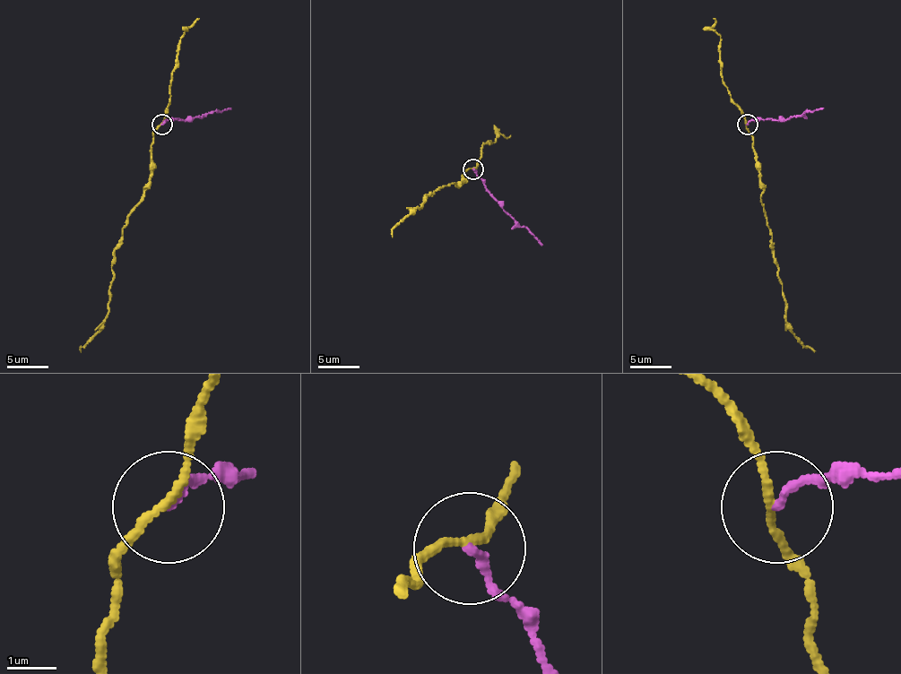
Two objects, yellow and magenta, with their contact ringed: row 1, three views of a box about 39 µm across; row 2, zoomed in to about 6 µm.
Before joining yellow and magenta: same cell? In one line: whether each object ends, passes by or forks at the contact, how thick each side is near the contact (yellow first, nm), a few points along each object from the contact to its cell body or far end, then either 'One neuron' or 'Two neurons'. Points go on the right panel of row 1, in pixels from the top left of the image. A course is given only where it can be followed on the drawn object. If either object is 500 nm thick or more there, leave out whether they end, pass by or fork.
At the ring yellow passes by. At the ring magenta ends. Thickness 140 nm (yellow) against 160 nm. Course of yellow: (747, 125), (763, 189), (761, 205), (771, 229), (788, 329), (814, 351). Course of magenta: (747, 125), (757, 118), (785, 121), (806, 110), (823, 108). Two neurons

